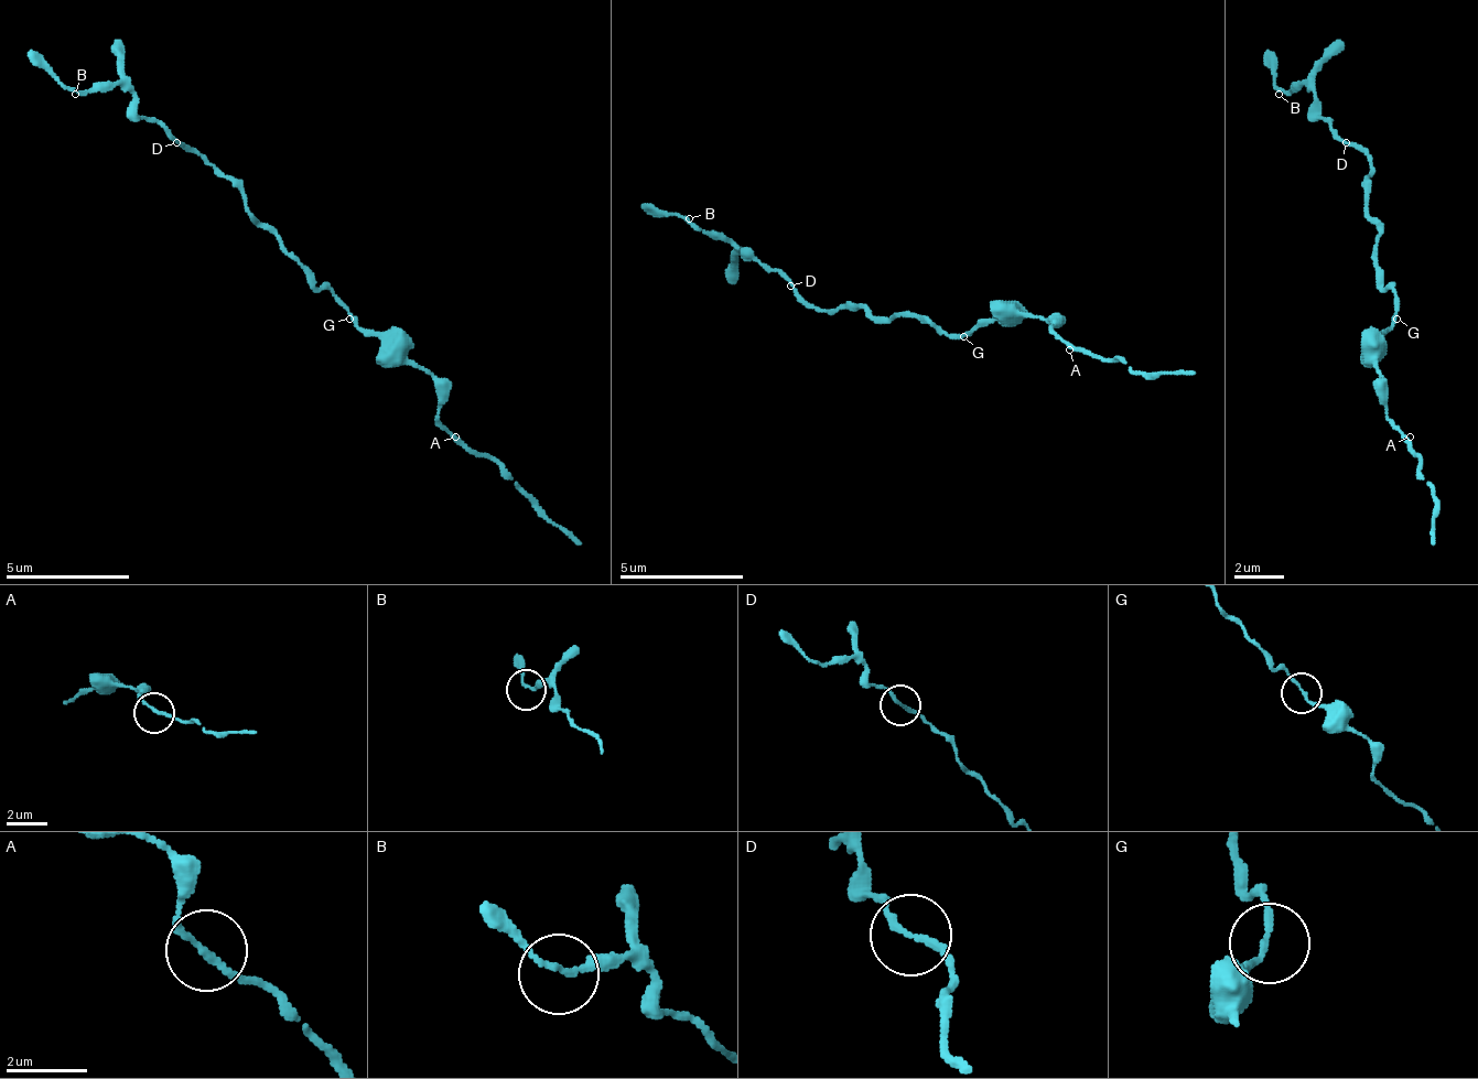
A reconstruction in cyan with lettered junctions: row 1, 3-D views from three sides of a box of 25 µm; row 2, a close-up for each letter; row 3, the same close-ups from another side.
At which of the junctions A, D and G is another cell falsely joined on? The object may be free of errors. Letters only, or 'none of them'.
none of them

